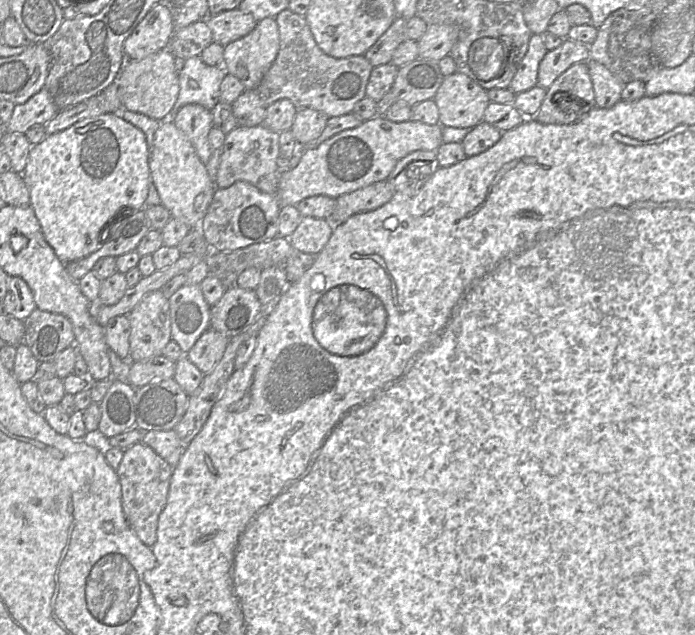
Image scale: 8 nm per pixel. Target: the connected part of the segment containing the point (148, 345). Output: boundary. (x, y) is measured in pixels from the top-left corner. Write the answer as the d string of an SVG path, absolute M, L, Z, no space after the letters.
M161 290L144 296L128 314L130 322L129 359L138 362L162 355L171 340L169 299Z

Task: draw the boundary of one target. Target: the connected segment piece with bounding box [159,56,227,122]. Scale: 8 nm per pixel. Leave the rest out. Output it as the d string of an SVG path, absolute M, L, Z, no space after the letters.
M199 56L186 59L184 67L178 73L179 93L177 101L169 115L159 122L174 122L177 112L187 104L199 104L211 111L219 103L220 85L226 75L227 71L224 66L209 66Z

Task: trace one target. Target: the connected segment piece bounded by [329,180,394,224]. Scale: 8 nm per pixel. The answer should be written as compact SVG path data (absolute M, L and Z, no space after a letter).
M387 180L372 183L361 189L341 195L335 199L335 207L330 217L332 224L340 224L354 214L375 210L386 204L394 190Z

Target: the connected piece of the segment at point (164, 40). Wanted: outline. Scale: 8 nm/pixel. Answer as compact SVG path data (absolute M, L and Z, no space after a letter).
M164 2L157 3L124 42L127 60L142 60L168 49L174 34L173 9Z

